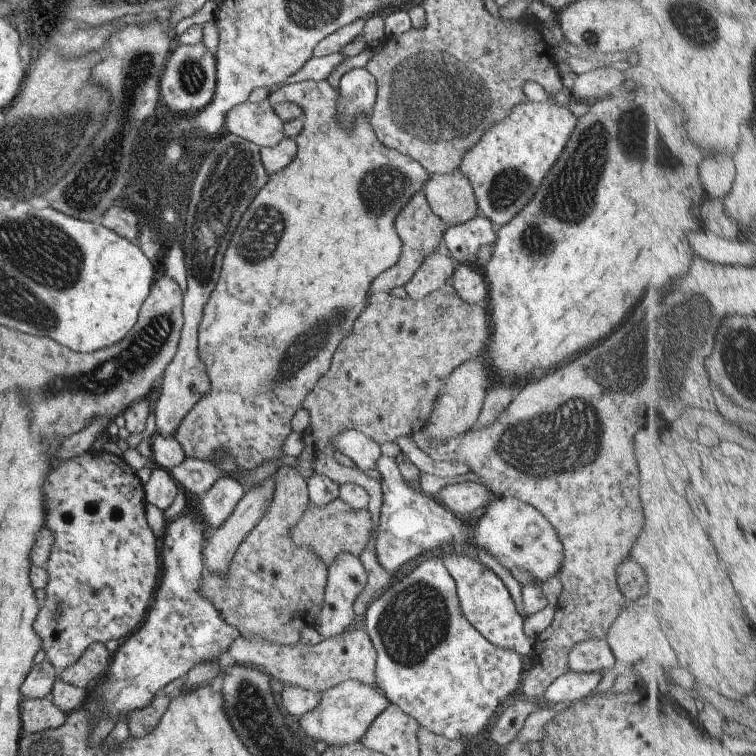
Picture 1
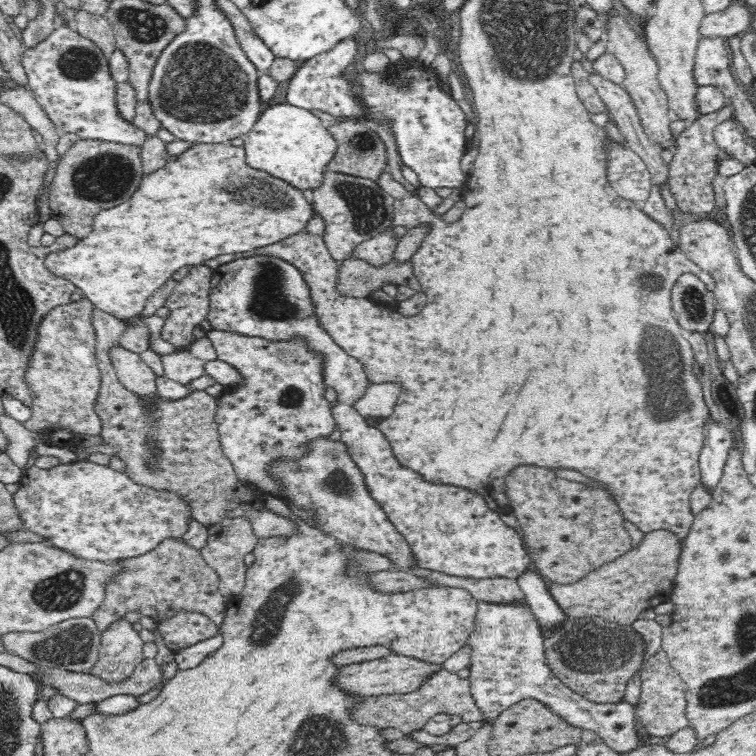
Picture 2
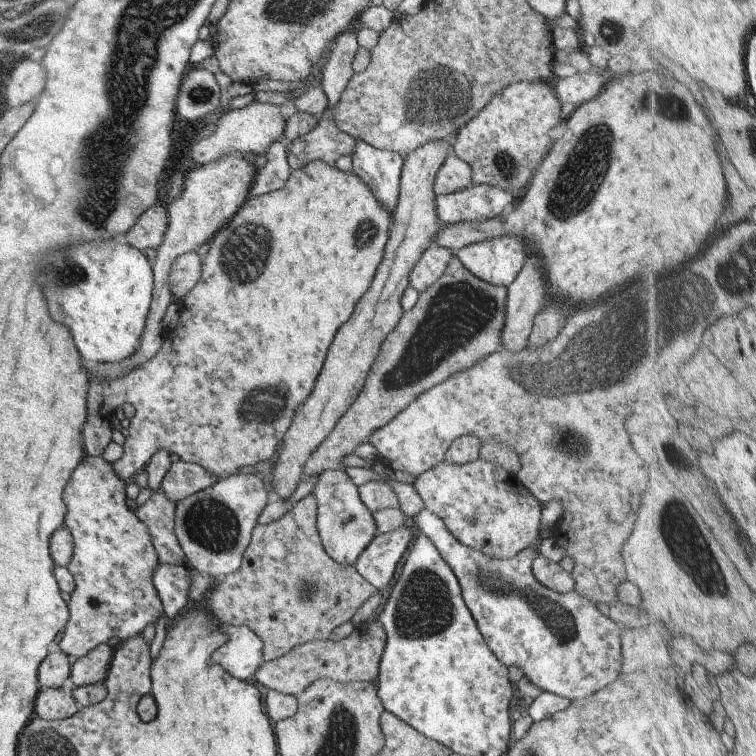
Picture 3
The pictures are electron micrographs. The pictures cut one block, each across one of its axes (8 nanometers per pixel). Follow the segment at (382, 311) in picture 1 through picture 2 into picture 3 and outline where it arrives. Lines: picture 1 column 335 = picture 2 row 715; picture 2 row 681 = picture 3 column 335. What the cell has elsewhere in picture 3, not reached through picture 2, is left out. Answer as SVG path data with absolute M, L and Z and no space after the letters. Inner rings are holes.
M454 253L449 258L447 266L443 269L443 274L427 288L418 292L417 301L407 311L402 311L395 328L392 328L383 339L379 352L367 370L367 376L363 382L359 394L351 402L351 406L343 412L343 416L335 422L331 432L325 436L323 442L309 454L307 462L303 464L300 481L309 482L316 480L319 473L324 470L345 470L341 465L341 459L352 454L351 452L369 440L369 436L385 426L389 420L393 420L399 412L410 402L413 402L421 392L441 384L455 372L463 372L465 368L473 366L475 362L483 360L492 352L499 349L499 334L503 328L503 312L505 312L506 288L503 286L493 286L475 278L473 274L467 272L461 262L457 260Z

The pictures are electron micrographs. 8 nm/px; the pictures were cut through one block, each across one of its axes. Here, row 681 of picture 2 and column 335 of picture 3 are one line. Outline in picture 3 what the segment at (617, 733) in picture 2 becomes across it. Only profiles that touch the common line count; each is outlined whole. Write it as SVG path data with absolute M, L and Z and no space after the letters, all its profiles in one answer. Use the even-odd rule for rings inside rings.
M342 470L319 473L312 488L316 500L316 531L321 546L335 564L354 566L369 541L376 535L371 511L359 500L358 489Z

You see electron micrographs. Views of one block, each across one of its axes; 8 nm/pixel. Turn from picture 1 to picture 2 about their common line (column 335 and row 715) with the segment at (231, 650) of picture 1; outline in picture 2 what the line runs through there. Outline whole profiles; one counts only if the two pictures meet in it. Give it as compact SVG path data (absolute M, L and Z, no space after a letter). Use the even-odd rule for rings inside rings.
M663 650L654 654L642 670L639 698L640 702L635 706L635 715L650 736L670 736L690 725L685 715L687 698L684 683Z

